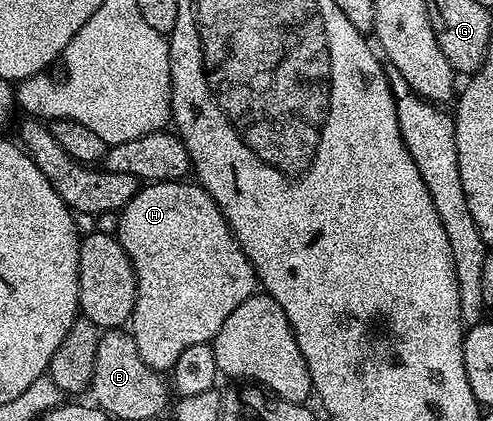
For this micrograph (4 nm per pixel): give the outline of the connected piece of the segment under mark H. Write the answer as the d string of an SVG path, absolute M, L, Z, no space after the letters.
M170 181L168 183L149 183L142 186L135 193L135 197L131 197L131 201L126 207L121 208L119 218L115 223L116 237L123 245L137 278L137 304L133 306L131 334L135 345L139 349L139 357L143 357L143 361L147 361L147 365L151 365L153 371L169 373L172 372L175 361L179 361L179 357L183 354L183 349L191 349L191 345L203 345L217 336L223 321L227 321L227 317L231 317L231 313L235 313L235 309L239 309L239 305L243 305L243 301L247 301L255 294L259 287L259 280L253 271L251 261L245 256L241 246L238 245L237 238L233 235L233 230L227 225L219 205L215 205L212 197L196 181Z

